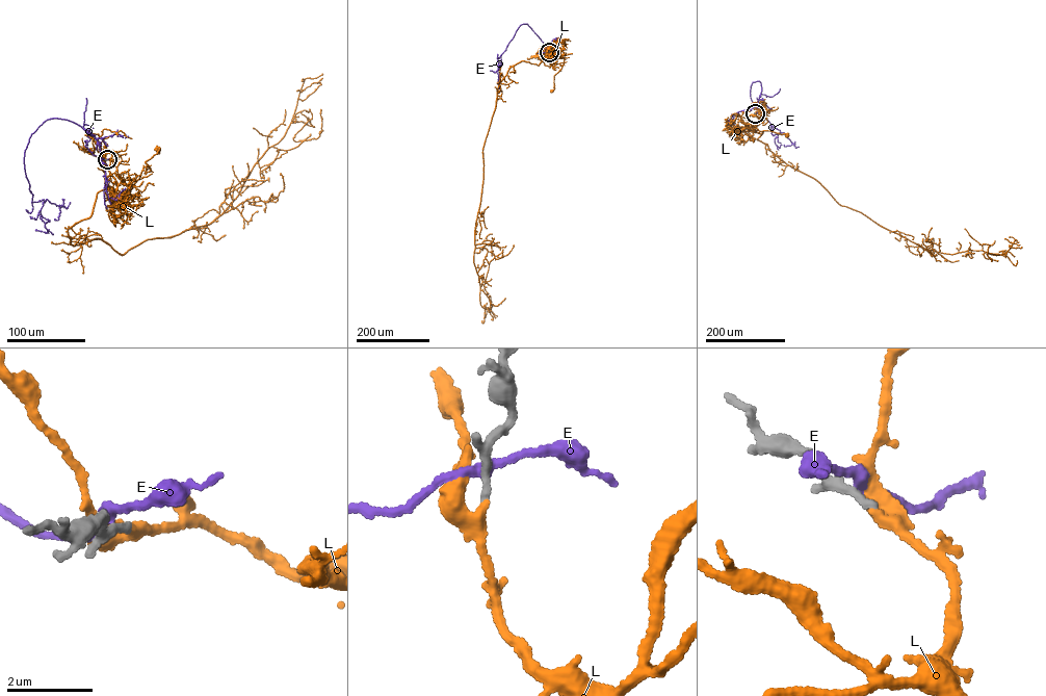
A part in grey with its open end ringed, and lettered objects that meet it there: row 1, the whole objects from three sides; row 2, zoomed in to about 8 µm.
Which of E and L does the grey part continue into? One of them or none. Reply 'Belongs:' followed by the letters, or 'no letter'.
Belongs: L

